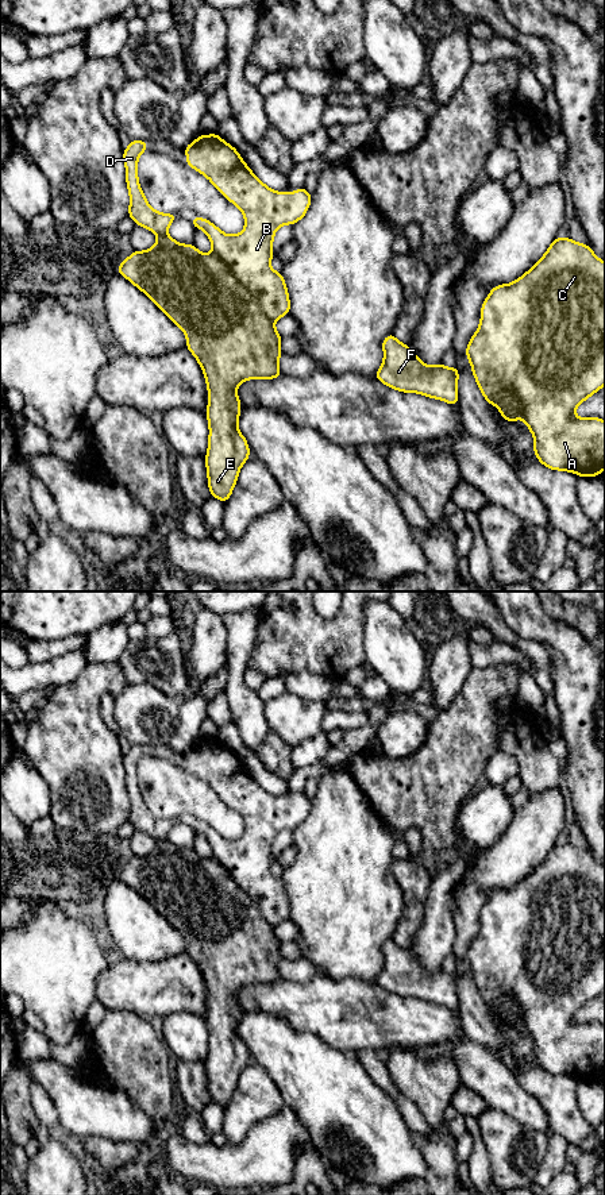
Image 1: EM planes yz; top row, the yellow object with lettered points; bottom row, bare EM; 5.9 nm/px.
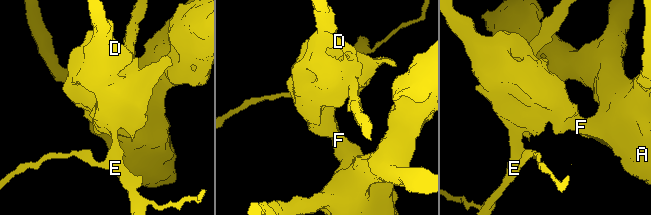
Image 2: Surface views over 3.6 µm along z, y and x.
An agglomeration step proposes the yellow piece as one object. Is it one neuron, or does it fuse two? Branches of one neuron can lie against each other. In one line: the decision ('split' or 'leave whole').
split

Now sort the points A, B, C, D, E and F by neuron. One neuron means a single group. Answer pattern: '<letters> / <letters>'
A B C D F / E

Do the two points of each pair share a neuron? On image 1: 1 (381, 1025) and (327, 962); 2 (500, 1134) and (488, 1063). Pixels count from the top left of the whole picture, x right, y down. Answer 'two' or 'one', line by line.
1: two
2: two

